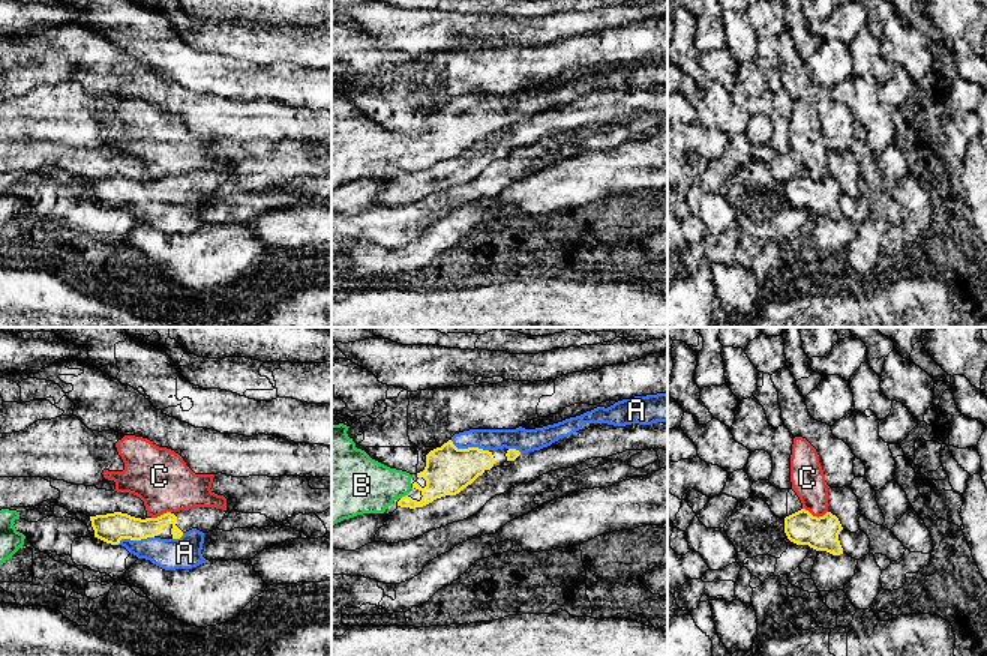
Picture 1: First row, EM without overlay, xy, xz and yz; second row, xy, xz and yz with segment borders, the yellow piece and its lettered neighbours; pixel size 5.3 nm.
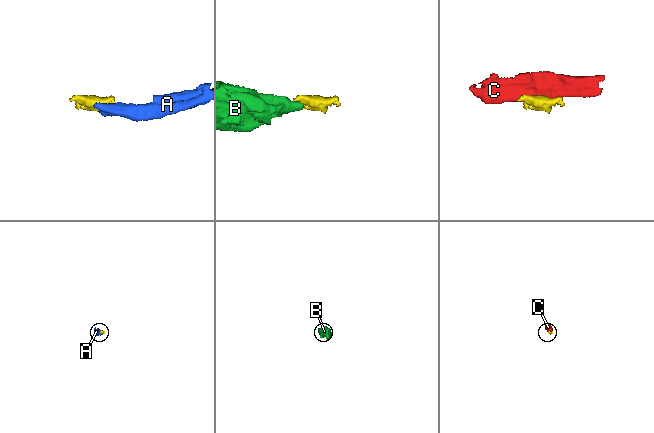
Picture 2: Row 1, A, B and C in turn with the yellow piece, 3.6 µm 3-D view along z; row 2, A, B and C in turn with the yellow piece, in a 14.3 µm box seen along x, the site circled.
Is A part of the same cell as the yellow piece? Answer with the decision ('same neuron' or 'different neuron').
same neuron

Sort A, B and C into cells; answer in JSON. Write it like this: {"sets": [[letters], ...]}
{"sets": [["A", "B"], ["C"]]}

